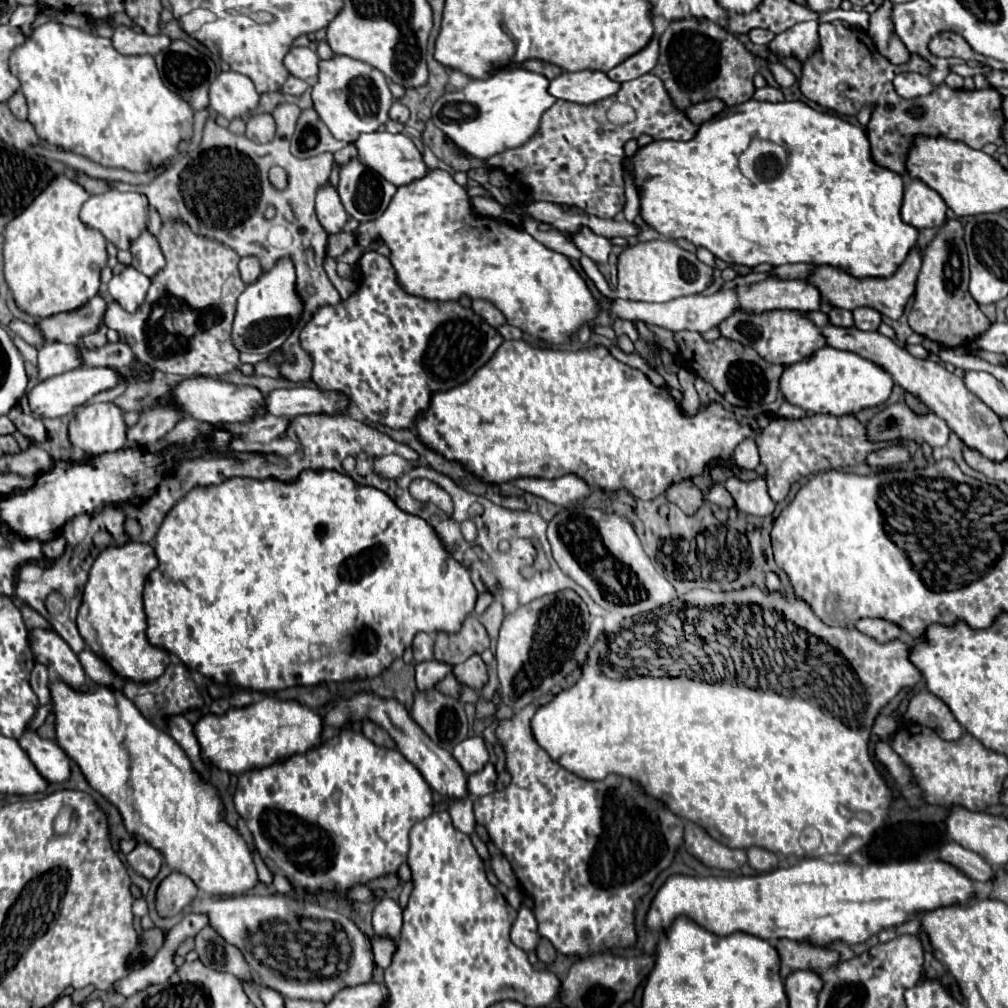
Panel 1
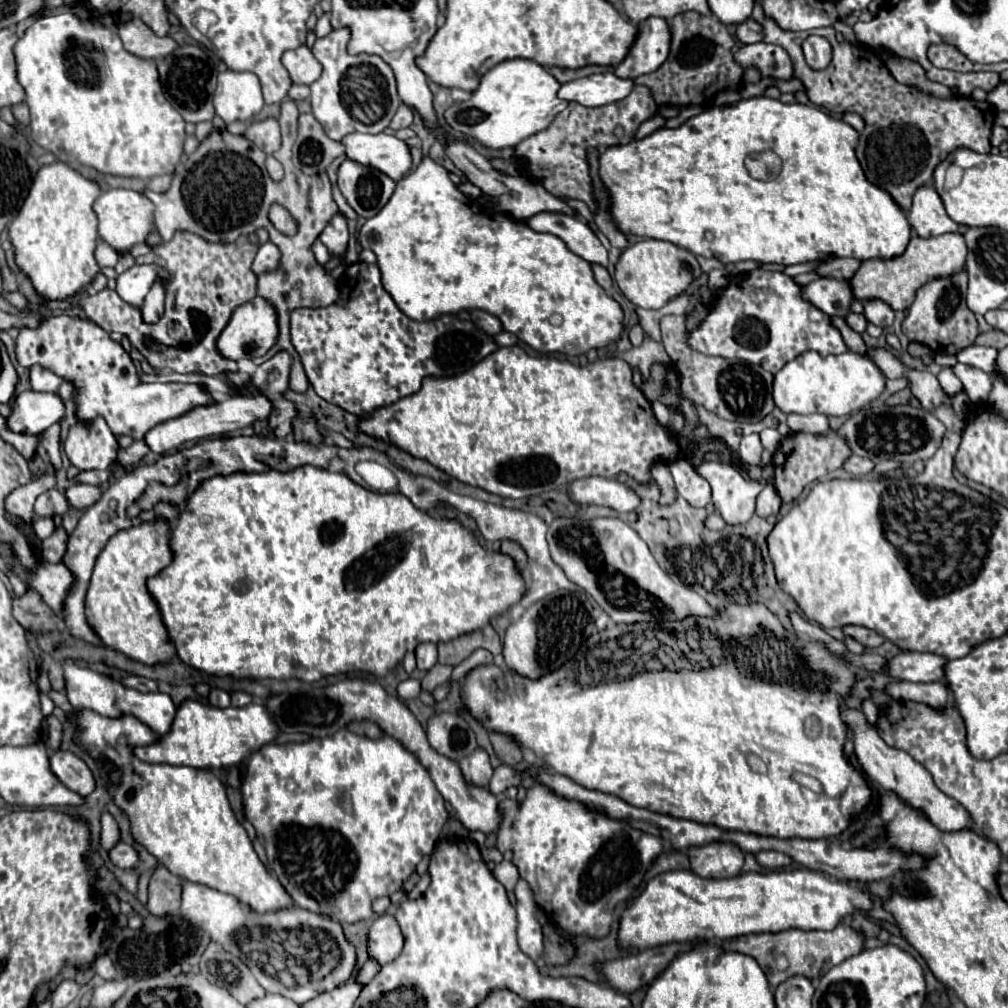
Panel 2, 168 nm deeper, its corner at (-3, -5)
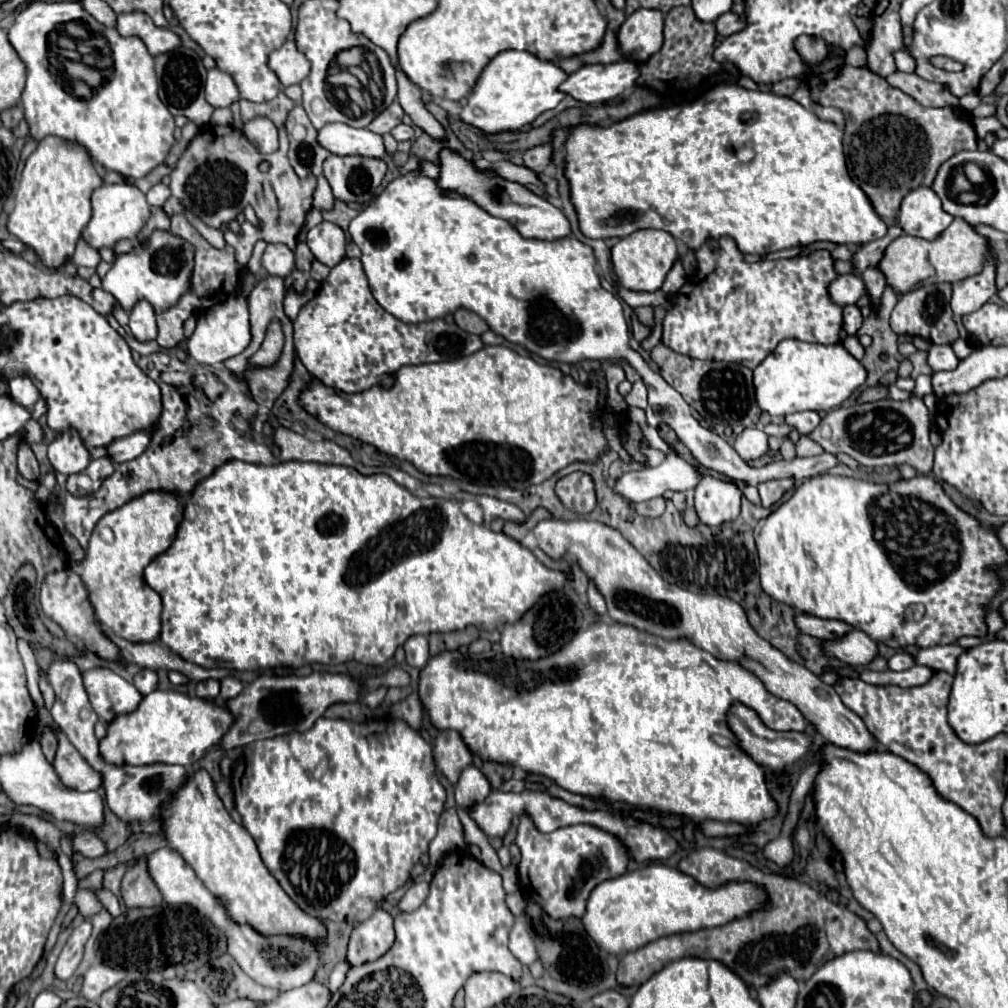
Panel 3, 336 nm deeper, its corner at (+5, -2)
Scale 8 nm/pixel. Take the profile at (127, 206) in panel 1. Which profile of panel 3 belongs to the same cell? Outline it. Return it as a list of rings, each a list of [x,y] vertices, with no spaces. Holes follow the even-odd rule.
[[[102,184],[92,192],[92,220],[82,232],[82,238],[96,250],[110,246],[122,238],[136,238],[150,218],[150,206],[146,196],[132,184]]]

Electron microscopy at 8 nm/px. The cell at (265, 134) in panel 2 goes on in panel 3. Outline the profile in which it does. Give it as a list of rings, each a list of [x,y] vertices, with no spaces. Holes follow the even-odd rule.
[[[252,118],[242,126],[242,132],[260,152],[270,154],[278,150],[278,132],[274,122],[270,122],[268,118]]]

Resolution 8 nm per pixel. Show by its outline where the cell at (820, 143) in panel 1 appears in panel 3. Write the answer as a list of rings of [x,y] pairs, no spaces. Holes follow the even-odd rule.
[[[737,83],[720,84],[712,88],[702,100],[687,102],[670,106],[670,108],[650,108],[642,114],[636,114],[632,118],[620,120],[612,126],[576,126],[568,132],[566,142],[566,178],[572,186],[572,204],[576,206],[580,230],[588,238],[624,238],[636,230],[646,228],[658,228],[670,232],[676,240],[686,244],[690,250],[702,248],[710,238],[722,238],[730,236],[736,240],[738,250],[742,254],[768,254],[776,250],[788,250],[788,248],[804,248],[814,242],[834,242],[834,244],[866,244],[878,238],[884,238],[888,232],[888,226],[878,214],[874,214],[874,206],[870,206],[870,200],[866,194],[862,194],[862,188],[856,186],[848,174],[846,168],[846,156],[842,150],[842,134],[844,130],[838,128],[834,122],[820,120],[814,112],[806,110],[798,102],[794,102],[788,96],[778,96],[772,92],[752,92],[746,88],[740,88]],[[742,148],[752,148],[754,158],[750,162],[740,162],[738,152]]]

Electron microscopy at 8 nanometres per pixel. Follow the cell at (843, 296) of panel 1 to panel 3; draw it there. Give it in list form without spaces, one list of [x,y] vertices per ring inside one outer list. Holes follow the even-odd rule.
[[[954,218],[954,222],[934,240],[922,240],[908,234],[898,236],[888,244],[878,262],[878,270],[882,270],[890,288],[896,294],[906,294],[920,286],[938,284],[938,282],[958,282],[968,276],[974,276],[982,270],[984,260],[988,260],[988,244],[986,238],[972,232],[972,226],[962,218]]]

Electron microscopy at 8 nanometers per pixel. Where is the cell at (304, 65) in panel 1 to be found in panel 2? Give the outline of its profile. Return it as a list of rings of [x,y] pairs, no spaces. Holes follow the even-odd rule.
[[[300,45],[292,51],[286,51],[282,55],[282,65],[288,69],[294,83],[310,85],[322,73],[322,65],[318,65],[318,59],[310,53],[310,49],[306,45]]]

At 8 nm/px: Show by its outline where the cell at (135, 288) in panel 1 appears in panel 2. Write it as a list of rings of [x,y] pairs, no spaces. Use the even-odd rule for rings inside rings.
[[[132,265],[128,271],[116,277],[116,293],[130,305],[142,307],[146,293],[154,285],[156,279],[162,279],[162,283],[170,281],[170,273],[164,267],[158,265]]]

